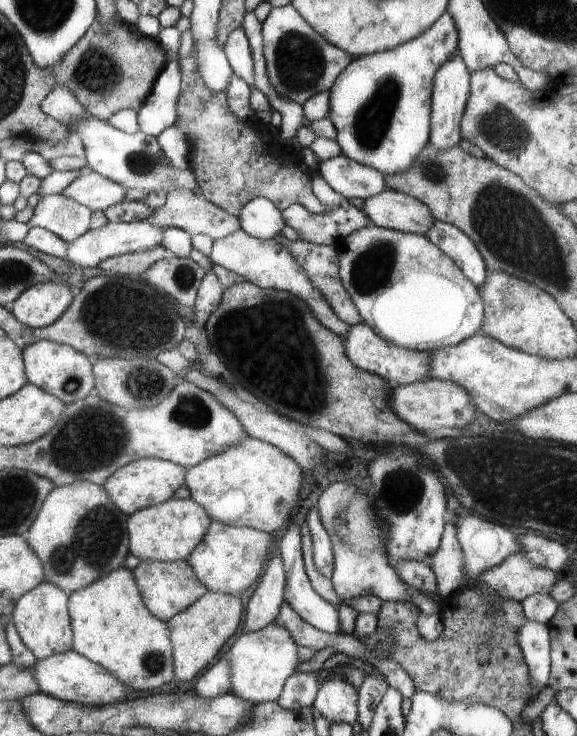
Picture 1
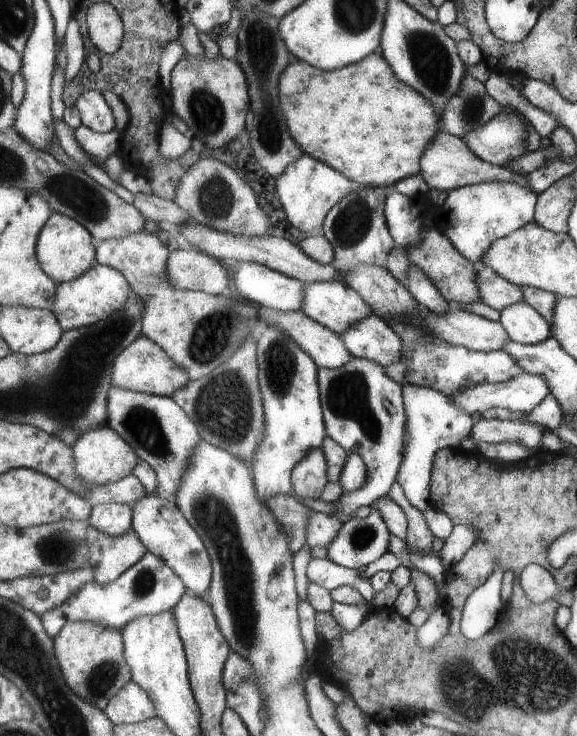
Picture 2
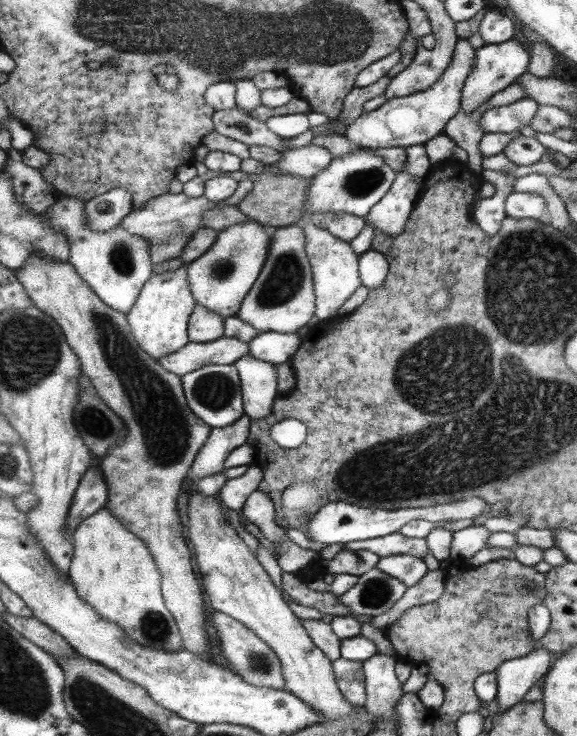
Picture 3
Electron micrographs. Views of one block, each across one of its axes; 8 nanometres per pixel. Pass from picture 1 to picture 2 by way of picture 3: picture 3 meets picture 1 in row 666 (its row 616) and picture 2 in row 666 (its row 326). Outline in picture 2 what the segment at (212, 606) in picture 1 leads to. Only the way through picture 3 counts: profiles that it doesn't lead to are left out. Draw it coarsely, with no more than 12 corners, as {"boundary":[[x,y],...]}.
{"boundary":[[67,624],[54,640],[67,686],[105,711],[131,679],[120,632]]}

